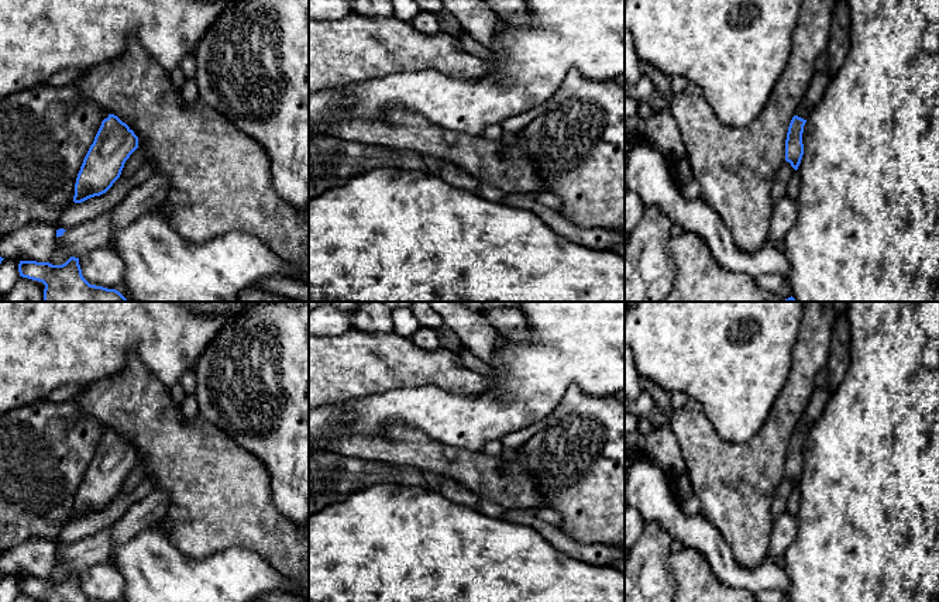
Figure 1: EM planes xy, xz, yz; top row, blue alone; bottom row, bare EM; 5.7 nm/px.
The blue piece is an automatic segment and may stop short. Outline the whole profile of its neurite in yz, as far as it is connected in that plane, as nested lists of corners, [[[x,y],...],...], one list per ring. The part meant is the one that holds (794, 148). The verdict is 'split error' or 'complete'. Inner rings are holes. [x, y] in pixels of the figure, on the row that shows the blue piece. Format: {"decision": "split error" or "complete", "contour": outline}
{"decision": "split error", "contour": [[[826,72],[814,75],[806,94],[790,123],[785,140],[785,161],[790,162],[795,171],[798,169],[804,155],[802,133],[806,118],[821,103],[832,79],[833,76],[829,76]]]}

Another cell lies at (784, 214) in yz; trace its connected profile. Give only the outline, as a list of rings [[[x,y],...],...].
[[[782,196],[775,204],[771,217],[768,241],[782,242],[787,231],[797,219],[798,200]]]

